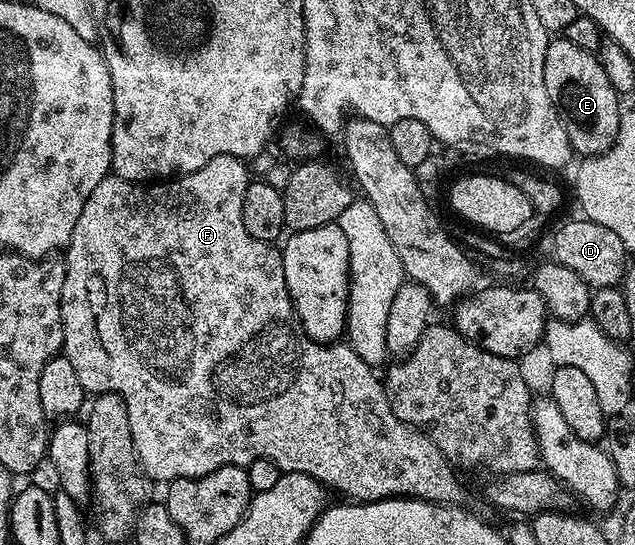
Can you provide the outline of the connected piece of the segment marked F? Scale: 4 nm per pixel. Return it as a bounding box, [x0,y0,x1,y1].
[60,154,463,503]

